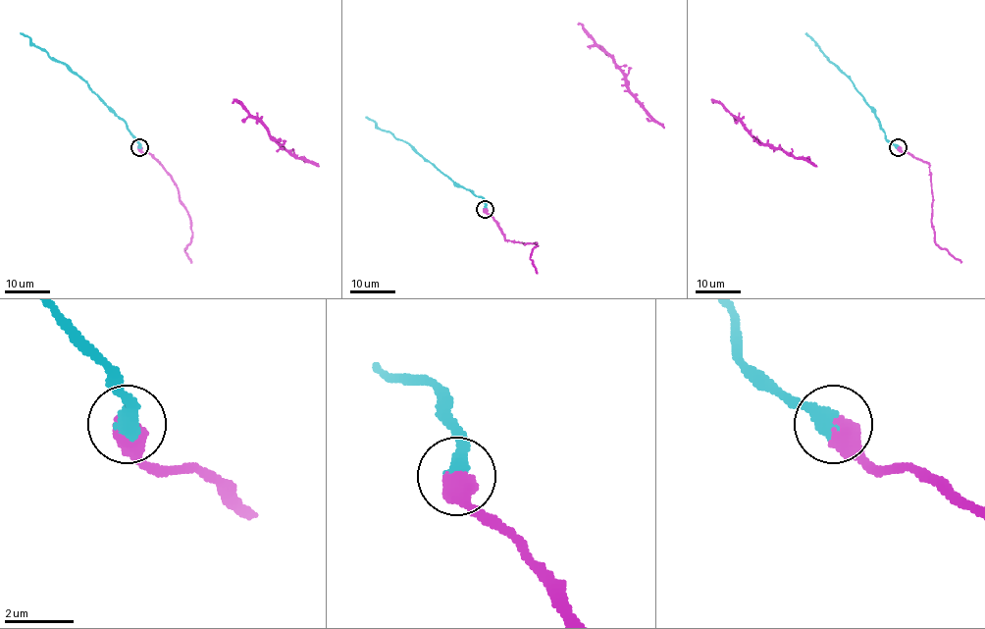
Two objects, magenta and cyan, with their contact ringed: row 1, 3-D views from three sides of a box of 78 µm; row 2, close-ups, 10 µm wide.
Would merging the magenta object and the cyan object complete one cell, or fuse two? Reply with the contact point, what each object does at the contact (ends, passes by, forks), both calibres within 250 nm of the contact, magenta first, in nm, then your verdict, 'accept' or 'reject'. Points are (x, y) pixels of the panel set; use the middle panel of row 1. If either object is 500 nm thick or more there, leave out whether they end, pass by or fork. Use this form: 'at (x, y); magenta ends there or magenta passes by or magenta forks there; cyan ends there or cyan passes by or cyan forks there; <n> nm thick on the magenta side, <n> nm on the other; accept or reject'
at (485, 209); 650 nm thick on the magenta side, 550 nm on the other; accept

